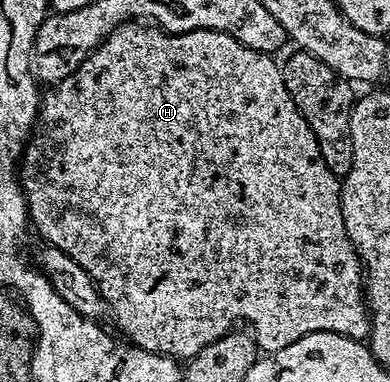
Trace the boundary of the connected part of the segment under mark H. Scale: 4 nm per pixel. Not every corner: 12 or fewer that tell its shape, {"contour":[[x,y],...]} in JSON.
{"contour":[[133,20],[41,97],[34,230],[191,360],[369,337],[281,63]]}

